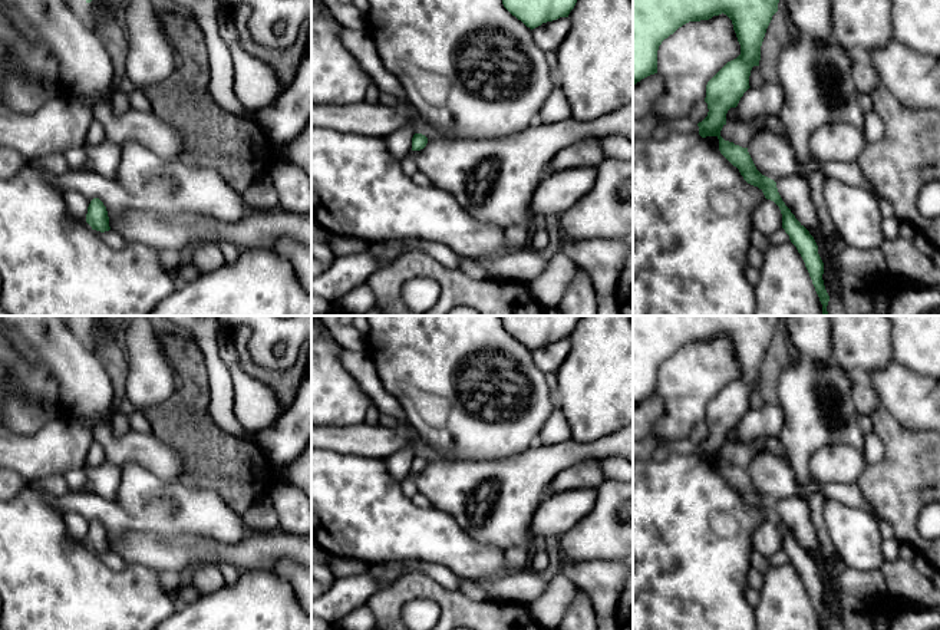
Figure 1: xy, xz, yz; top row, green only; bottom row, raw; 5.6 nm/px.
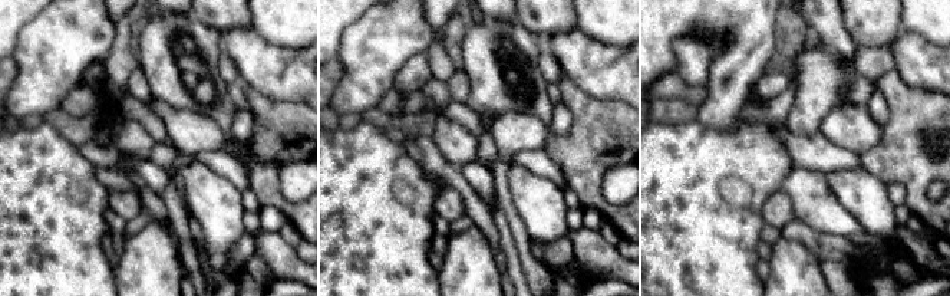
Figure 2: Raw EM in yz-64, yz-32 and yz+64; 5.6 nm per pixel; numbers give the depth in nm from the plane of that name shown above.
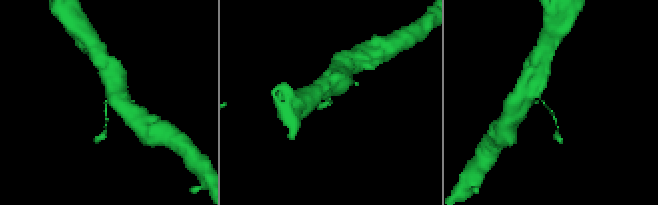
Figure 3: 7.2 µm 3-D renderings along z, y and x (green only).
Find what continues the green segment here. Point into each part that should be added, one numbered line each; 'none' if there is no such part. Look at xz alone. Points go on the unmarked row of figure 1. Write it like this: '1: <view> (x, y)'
none

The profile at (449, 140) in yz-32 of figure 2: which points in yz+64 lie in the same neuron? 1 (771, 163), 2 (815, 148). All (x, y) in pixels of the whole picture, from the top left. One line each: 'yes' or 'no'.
1: no
2: yes

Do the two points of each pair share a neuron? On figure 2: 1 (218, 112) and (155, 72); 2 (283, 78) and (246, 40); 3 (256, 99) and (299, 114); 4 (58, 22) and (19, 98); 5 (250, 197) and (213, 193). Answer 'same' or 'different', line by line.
1: same
2: same
3: same
4: same
5: different

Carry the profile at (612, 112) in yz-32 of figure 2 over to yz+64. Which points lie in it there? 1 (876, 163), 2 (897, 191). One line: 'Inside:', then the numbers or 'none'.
Inside: 1

